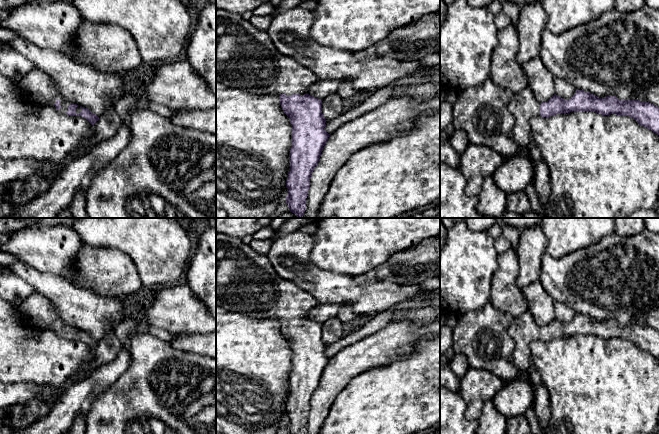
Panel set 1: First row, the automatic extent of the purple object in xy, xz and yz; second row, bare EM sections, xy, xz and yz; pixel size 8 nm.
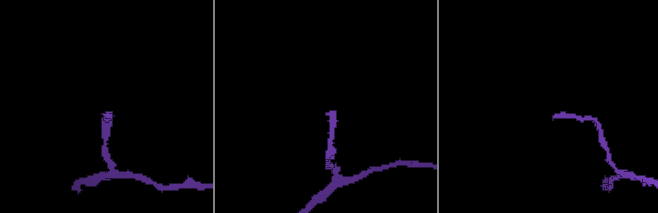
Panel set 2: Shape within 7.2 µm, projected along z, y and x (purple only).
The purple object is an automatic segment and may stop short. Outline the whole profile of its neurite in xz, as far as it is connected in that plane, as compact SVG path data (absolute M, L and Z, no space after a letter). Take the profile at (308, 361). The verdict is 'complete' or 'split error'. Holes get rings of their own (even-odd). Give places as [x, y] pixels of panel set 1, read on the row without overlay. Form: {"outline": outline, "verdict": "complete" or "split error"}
{"outline": "M216 233L216 306L254 319L276 317L283 336L290 343L290 392L285 422L289 434L306 434L310 401L329 361L324 353L322 323L308 318L316 305L318 302L310 294L278 276L267 255L257 253L252 245L244 244L241 239Z", "verdict": "split error"}

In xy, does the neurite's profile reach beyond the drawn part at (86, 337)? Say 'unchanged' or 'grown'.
grown

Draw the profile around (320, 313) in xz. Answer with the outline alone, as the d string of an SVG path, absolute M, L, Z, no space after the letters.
M318 304L310 310L307 318L318 323L324 323L330 318L337 317L338 311L343 306L351 307L350 304Z

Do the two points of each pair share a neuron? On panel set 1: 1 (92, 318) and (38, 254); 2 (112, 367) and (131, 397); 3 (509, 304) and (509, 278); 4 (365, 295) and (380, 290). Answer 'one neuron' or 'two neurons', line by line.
1: two neurons
2: two neurons
3: one neuron
4: one neuron

